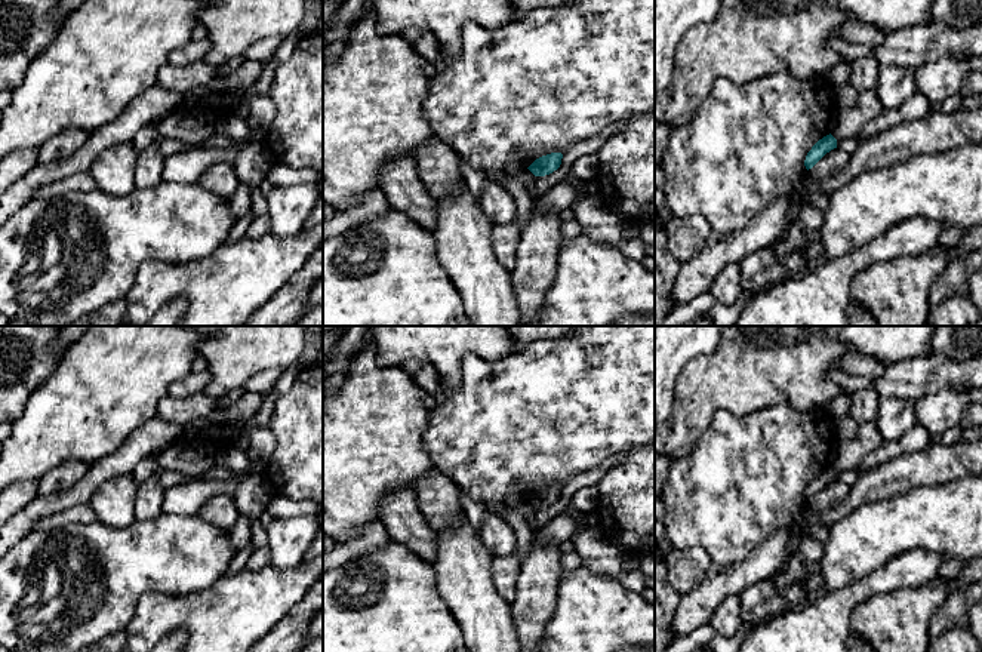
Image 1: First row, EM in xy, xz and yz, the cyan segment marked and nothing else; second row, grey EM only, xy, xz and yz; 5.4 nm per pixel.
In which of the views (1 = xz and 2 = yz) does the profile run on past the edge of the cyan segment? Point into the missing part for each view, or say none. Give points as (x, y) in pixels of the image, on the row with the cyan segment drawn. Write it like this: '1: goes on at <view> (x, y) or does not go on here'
1: does not go on here
2: does not go on here

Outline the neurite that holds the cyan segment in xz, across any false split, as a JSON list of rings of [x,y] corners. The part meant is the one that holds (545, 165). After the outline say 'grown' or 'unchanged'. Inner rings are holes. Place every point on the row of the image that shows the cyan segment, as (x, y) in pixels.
[[[551,153],[536,159],[527,169],[535,176],[545,176],[557,170],[561,164],[563,154],[561,153]]]; unchanged

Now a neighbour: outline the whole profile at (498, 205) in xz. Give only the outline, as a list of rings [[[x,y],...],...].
[[[496,181],[486,184],[478,203],[493,225],[508,225],[517,219],[514,197]]]

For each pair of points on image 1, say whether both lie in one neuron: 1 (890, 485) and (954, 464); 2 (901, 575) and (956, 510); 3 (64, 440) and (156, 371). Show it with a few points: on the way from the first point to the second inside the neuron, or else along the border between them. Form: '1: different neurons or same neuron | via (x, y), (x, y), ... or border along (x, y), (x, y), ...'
1: same neuron | via (907, 471), (938, 464)
2: different neurons | border along (944, 557), (924, 550), (905, 550), (890, 560)
3: same neuron | via (88, 421), (94, 415), (101, 415), (132, 383)

